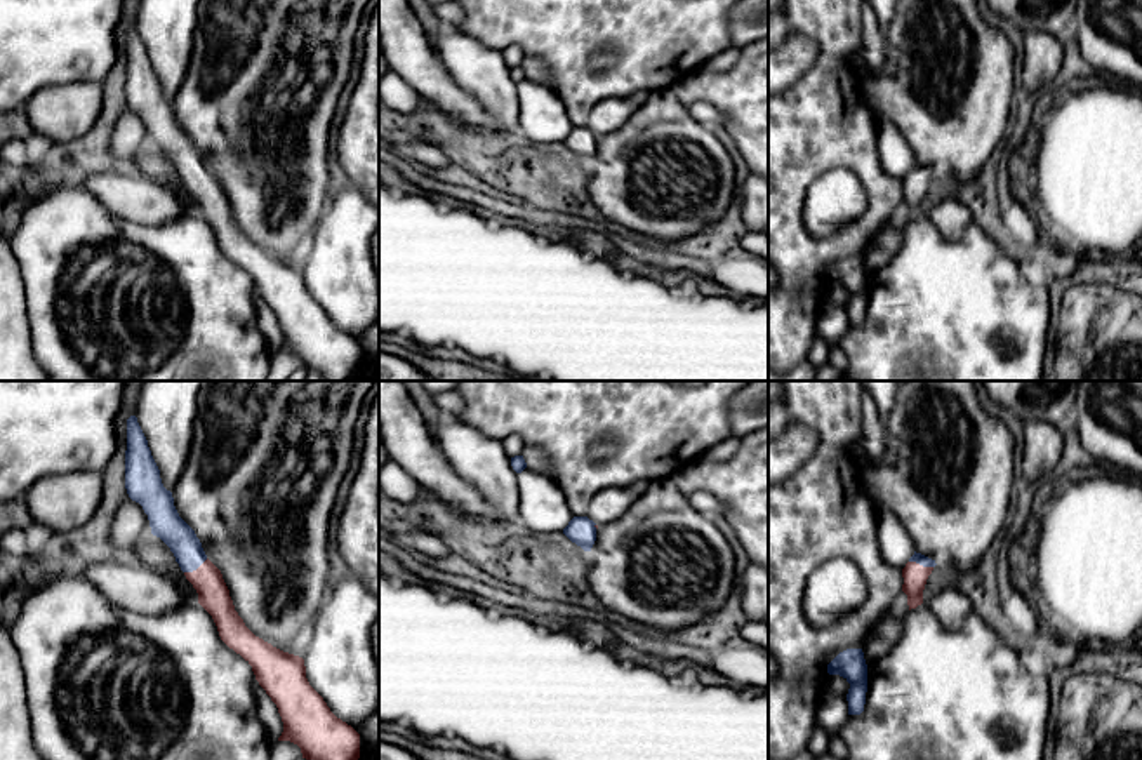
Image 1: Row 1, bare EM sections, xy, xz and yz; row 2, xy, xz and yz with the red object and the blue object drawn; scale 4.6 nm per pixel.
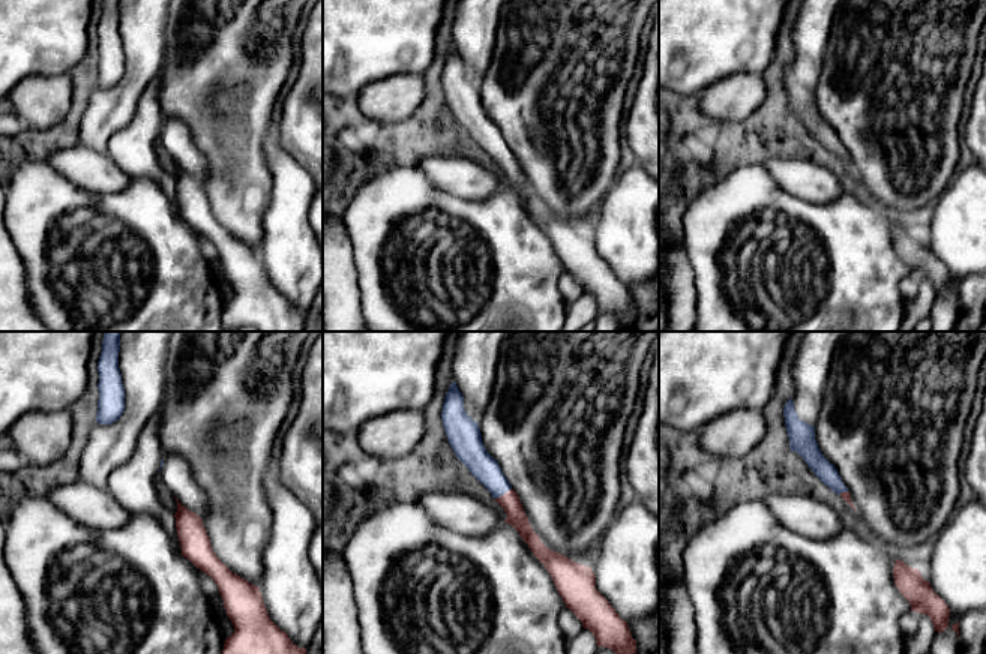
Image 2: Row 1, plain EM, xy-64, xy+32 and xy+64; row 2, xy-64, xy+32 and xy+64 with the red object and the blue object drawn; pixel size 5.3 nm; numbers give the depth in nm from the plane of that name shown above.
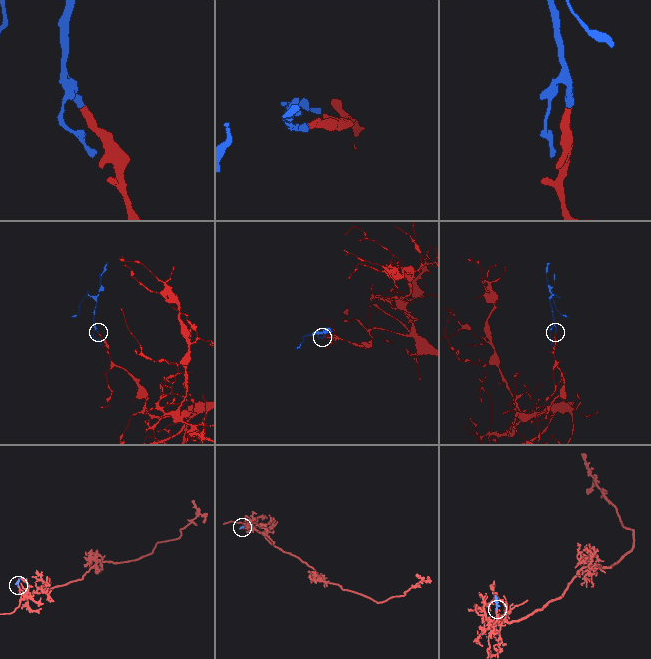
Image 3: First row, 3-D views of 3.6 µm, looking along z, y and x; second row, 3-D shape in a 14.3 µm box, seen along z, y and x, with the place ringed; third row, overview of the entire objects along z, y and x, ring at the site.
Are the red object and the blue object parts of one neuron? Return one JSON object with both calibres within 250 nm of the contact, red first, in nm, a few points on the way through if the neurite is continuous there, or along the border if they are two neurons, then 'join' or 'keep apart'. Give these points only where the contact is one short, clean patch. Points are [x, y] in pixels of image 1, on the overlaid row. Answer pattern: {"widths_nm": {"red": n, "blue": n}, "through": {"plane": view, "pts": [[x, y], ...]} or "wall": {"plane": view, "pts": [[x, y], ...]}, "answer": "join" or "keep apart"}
{"widths_nm": {"red": 110, "blue": 50}, "through": {"plane": "yz", "pts": [[915, 576], [922, 566], [920, 559]]}, "answer": "join"}

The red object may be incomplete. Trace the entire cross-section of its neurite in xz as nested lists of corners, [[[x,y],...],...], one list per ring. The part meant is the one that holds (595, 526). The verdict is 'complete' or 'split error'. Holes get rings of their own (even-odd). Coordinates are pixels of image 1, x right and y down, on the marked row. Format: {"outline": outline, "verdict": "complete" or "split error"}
{"outline": [[[574,517],[563,529],[563,534],[584,551],[591,551],[596,541],[596,529],[598,525],[588,517]]], "verdict": "split error"}

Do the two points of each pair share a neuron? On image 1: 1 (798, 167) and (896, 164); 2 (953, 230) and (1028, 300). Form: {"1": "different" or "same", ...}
{"1": "different", "2": "different"}

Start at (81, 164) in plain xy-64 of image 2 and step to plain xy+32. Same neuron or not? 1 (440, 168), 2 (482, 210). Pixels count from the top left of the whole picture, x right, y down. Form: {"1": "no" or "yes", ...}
{"1": "yes", "2": "no"}

